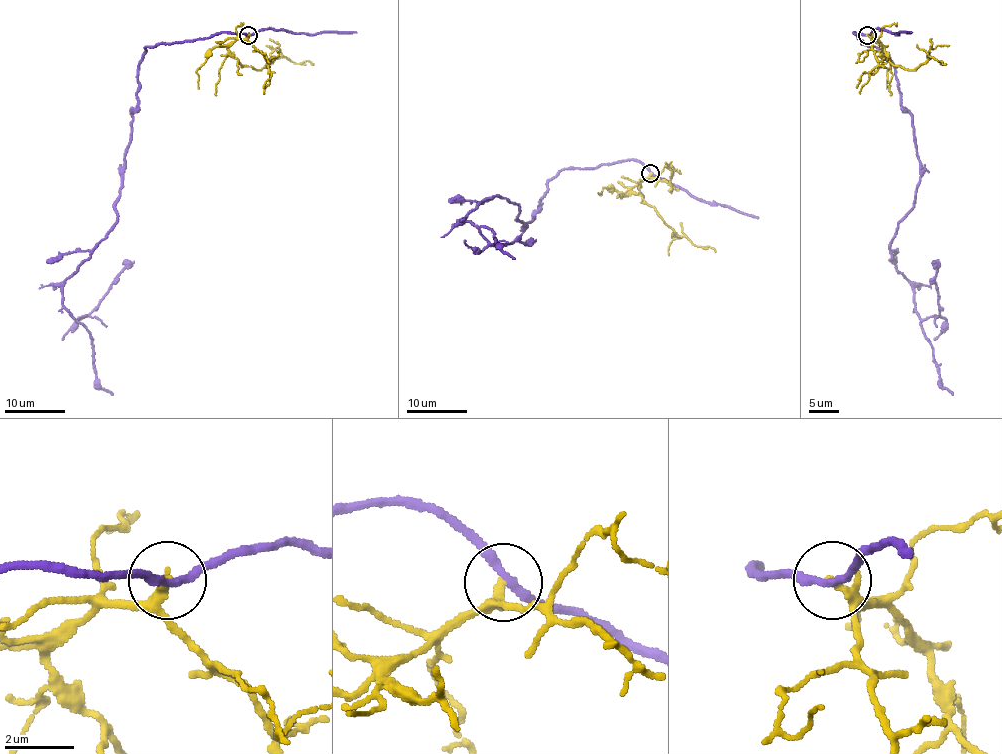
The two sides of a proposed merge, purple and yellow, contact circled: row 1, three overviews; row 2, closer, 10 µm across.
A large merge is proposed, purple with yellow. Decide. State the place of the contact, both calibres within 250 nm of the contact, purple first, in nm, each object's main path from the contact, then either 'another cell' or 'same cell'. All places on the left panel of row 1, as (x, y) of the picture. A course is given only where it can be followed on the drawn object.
place (248, 35); calibres 240 and 200 nm; course purple (249, 34), (160, 43), (137, 67), (114, 226), (63, 285), (63, 306), (92, 341), (95, 383), (113, 395); course yellow (249, 34), (228, 48), (241, 64), (262, 69), (279, 57), (294, 63), (314, 63); same cell

